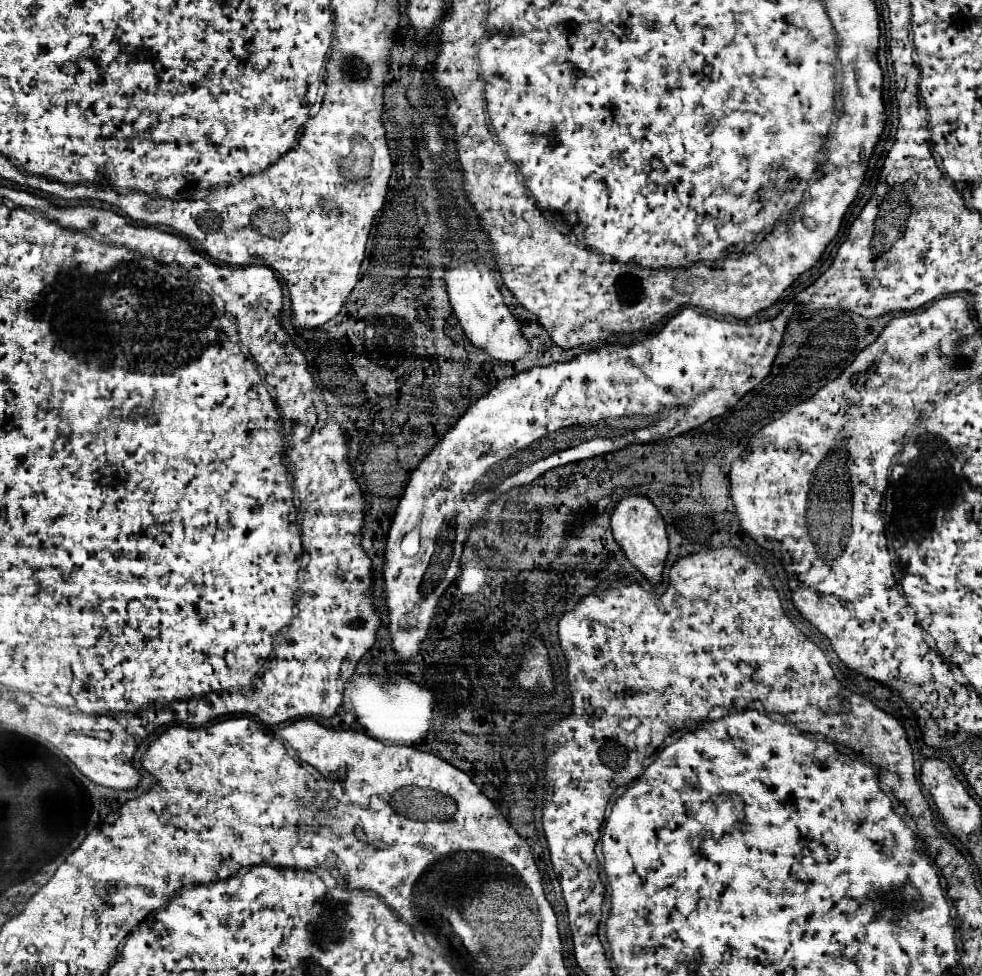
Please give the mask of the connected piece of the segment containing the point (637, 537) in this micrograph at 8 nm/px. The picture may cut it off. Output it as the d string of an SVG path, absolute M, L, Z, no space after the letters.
M625 496L617 502L613 514L611 514L611 528L617 544L623 548L627 558L637 566L639 572L643 572L651 582L661 582L663 564L669 552L667 544L667 532L665 532L665 520L659 514L659 510L645 498L645 496Z

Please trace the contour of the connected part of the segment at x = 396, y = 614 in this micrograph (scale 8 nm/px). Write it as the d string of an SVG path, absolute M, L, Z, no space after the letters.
M685 308L679 314L675 314L661 332L647 336L641 342L635 342L631 346L607 346L607 348L599 348L597 352L587 352L581 354L577 360L573 362L565 362L565 364L551 364L551 366L535 366L527 372L521 372L513 378L507 378L503 382L499 382L487 396L479 398L479 402L475 402L465 416L439 440L439 444L433 448L433 452L417 466L417 470L411 474L411 480L401 496L401 502L397 506L397 512L393 516L391 522L391 530L387 534L387 548L385 548L385 564L383 564L383 582L385 582L385 602L389 608L389 632L391 632L391 644L395 654L401 660L411 660L419 654L423 640L429 634L429 626L431 620L435 616L435 606L439 602L439 598L443 596L443 592L451 586L451 582L459 576L459 556L463 550L463 544L467 540L467 530L483 516L483 510L487 508L487 504L501 492L507 492L513 486L521 486L521 484L529 484L533 482L537 476L541 476L543 472L569 464L569 462L577 462L577 460L585 460L585 458L595 458L607 452L615 452L621 450L629 444L649 444L649 442L657 442L657 440L665 440L665 438L673 438L679 436L691 428L699 428L703 426L707 420L717 418L721 414L725 414L729 408L733 408L737 404L737 400L741 396L745 396L749 390L753 390L771 370L771 362L779 350L779 342L783 340L783 330L785 324L733 324L727 320L719 320L707 314L699 314L693 308Z

